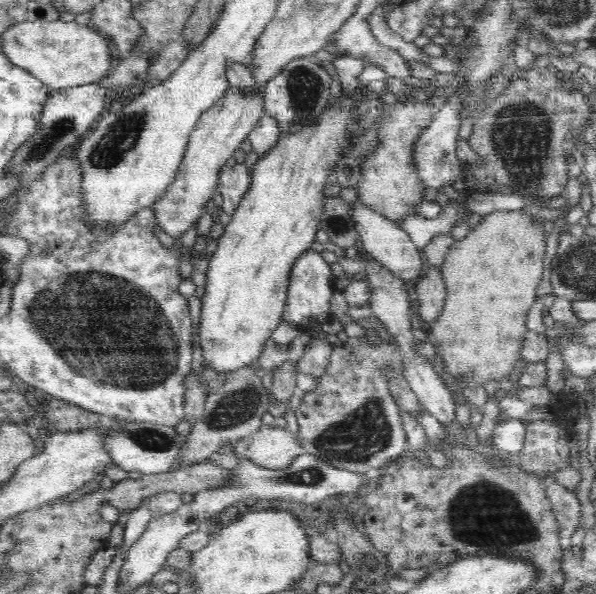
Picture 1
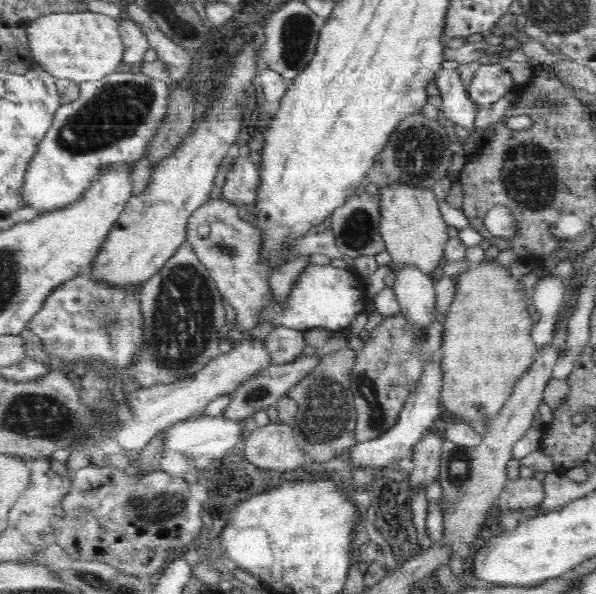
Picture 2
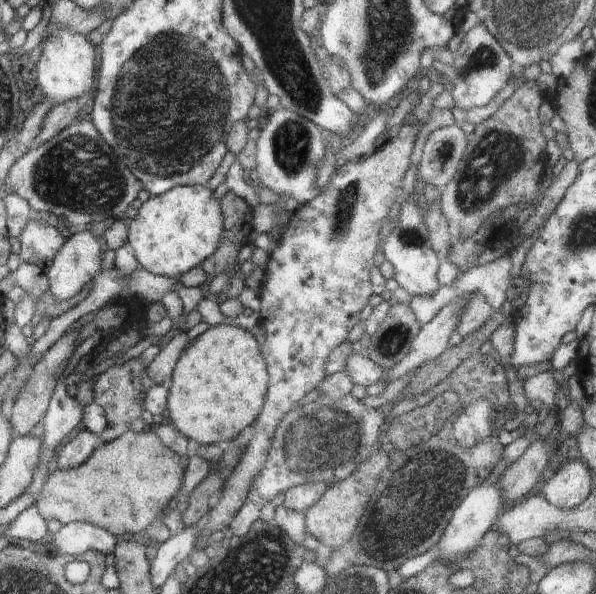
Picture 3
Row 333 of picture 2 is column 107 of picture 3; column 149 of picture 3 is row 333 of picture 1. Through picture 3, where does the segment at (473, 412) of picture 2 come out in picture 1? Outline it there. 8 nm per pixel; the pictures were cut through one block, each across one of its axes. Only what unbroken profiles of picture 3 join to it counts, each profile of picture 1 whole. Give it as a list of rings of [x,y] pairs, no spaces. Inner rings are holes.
[[[523,210],[493,211],[484,215],[481,224],[469,231],[464,240],[453,244],[440,267],[447,291],[444,310],[429,332],[437,340],[444,374],[454,379],[468,375],[465,386],[473,388],[490,380],[505,380],[519,365],[522,336],[528,331],[526,316],[534,306],[540,280],[546,274],[547,237],[544,226],[534,222]]]

